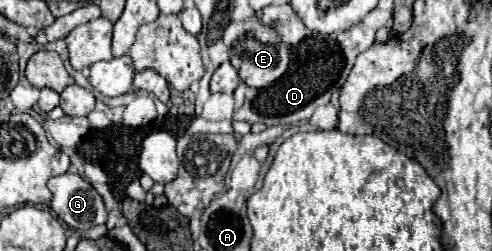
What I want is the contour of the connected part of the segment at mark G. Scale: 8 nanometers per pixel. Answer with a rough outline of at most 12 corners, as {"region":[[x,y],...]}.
{"region":[[75,172],[47,182],[51,210],[73,230],[105,224],[97,190]]}

